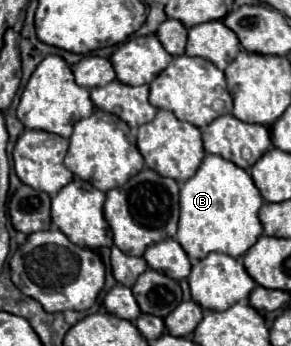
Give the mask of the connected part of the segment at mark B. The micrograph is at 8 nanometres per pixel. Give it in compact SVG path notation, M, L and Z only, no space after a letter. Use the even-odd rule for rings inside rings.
M206 155L198 173L182 183L176 241L190 259L204 259L212 251L242 257L262 235L262 221L258 219L262 203L264 199L246 169L220 155Z

